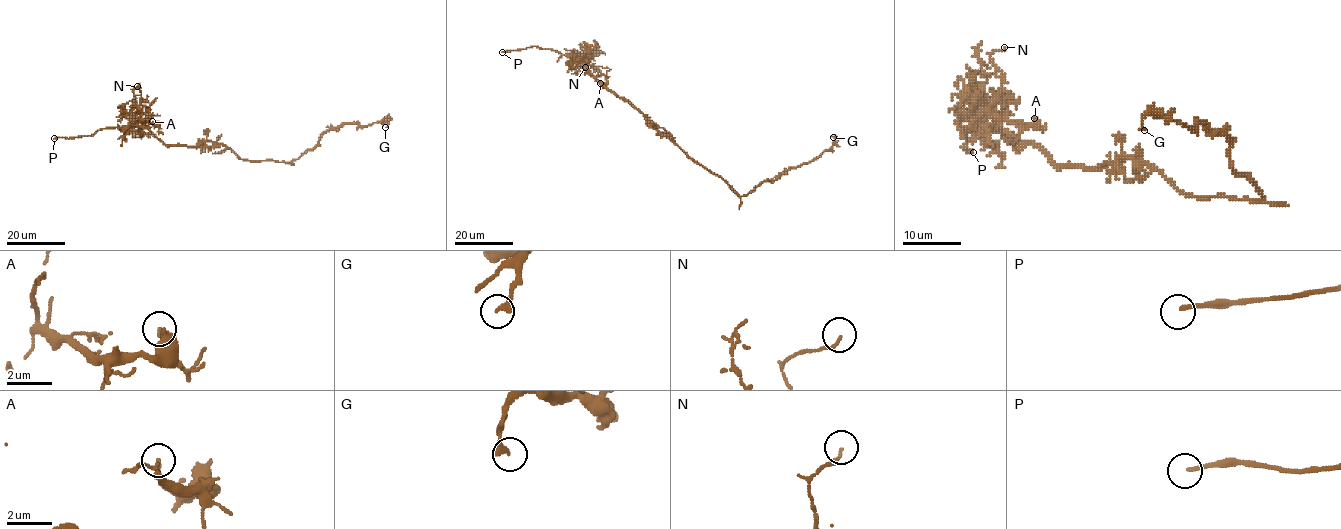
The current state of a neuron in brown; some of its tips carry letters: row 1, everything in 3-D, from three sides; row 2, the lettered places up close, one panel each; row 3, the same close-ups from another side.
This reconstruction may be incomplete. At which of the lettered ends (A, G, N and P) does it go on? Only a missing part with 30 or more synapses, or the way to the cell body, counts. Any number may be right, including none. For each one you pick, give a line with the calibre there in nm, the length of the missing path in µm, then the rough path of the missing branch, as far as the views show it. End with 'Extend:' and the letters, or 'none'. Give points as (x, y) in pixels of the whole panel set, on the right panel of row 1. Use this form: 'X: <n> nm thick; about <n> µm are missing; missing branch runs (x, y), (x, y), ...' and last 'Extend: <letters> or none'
P: 150 nm thick; about 40 µm are missing; missing branch runs (973, 152), (1032, 152), (1027, 158), (1030, 183)
Extend: P

